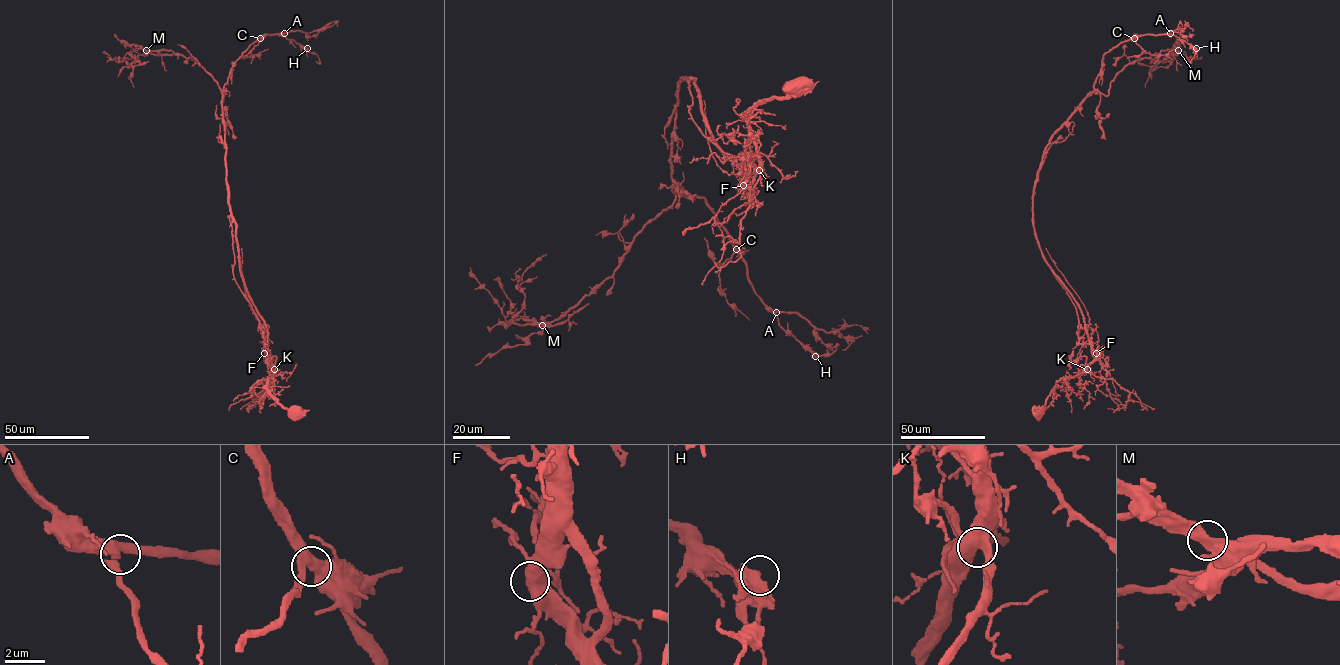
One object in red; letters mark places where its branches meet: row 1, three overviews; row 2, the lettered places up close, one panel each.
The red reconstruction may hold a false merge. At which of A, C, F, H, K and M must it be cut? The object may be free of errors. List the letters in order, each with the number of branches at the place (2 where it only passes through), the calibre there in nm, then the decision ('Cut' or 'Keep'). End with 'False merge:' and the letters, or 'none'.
A: Branches: 3. Thickness 400 nm. Keep
C: Branches: 3. Thickness 440 nm. Keep
F: Branches: 3. Thickness 500 nm. Keep
H: Branches: 3. Thickness 480 nm. Keep
K: Branches: 3. Thickness 500 nm. Keep
M: Branches: 3. Thickness 460 nm. Cut
False merge: M

